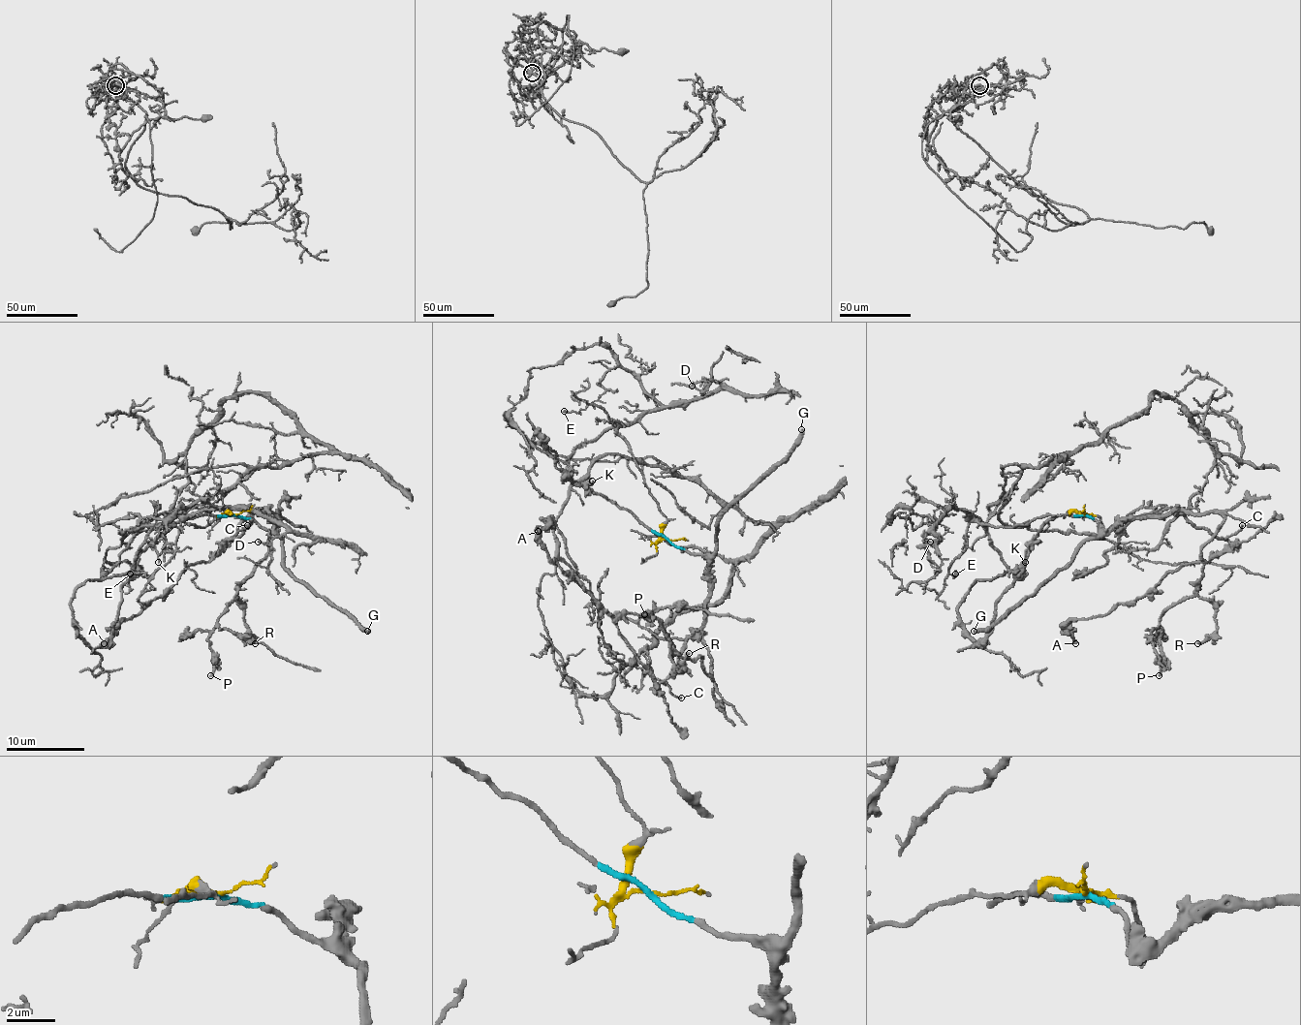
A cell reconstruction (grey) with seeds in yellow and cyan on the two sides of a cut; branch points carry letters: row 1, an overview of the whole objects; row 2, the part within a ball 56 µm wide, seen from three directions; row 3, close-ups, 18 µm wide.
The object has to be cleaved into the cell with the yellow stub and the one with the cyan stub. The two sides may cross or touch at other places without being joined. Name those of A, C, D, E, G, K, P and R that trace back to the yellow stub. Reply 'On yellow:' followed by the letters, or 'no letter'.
On yellow: D, E

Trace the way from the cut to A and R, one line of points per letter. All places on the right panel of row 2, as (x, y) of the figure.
A: (1083, 513), (1100, 529), (1182, 513), (1229, 543), (1207, 561), (1170, 571), (1132, 602), (1073, 618), (1075, 643)
R: (1083, 513), (1100, 529), (1180, 510), (1223, 517), (1201, 549), (1197, 588), (1215, 610), (1215, 628), (1197, 643)

